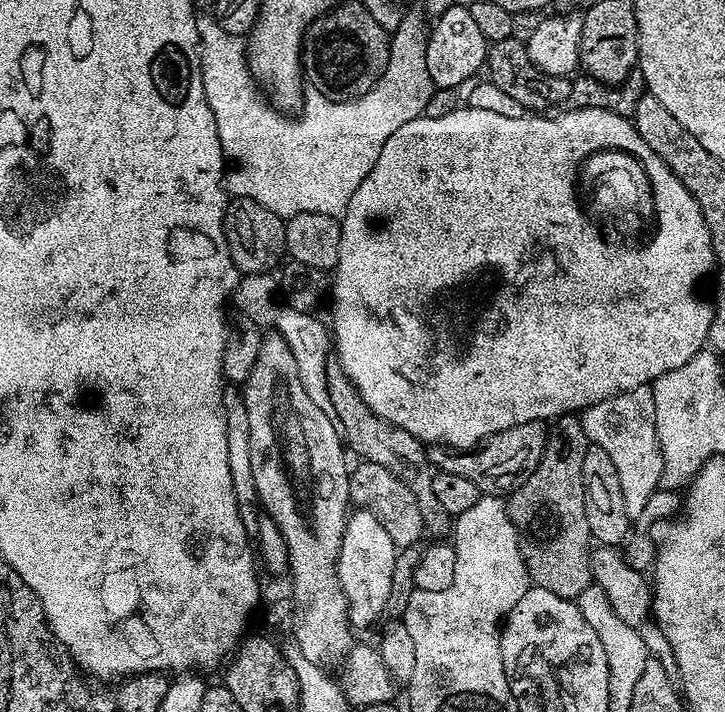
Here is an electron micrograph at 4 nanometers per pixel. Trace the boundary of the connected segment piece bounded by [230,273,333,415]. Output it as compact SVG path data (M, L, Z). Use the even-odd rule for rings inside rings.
M260 273L241 275L235 290L231 295L232 304L239 313L242 313L250 320L253 320L258 327L273 330L277 335L284 337L284 341L290 346L291 353L298 366L298 376L305 387L306 394L313 399L314 404L328 415L332 415L333 403L330 402L328 388L328 370L330 362L330 351L332 339L329 327L316 318L315 313L294 310L288 305L278 302L276 289L278 280L271 273ZM277 300L277 304L276 304Z

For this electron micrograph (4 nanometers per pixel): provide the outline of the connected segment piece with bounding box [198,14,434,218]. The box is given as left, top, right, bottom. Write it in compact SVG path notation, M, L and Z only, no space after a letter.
M405 15L398 30L391 33L390 58L386 62L386 70L366 94L353 100L331 100L319 94L305 95L299 113L301 116L297 120L291 120L288 117L291 115L269 103L253 80L248 69L245 41L222 30L219 19L211 19L201 19L198 23L200 69L206 102L218 126L218 142L222 146L226 165L224 183L227 191L233 197L241 196L258 202L276 216L287 218L309 212L343 217L346 206L350 206L350 198L354 198L354 190L358 190L358 186L362 186L362 178L374 170L378 154L382 154L382 146L386 146L386 138L390 138L398 126L406 126L406 122L422 116L426 102L430 102L434 85L430 70L426 70L429 29L426 24L424 28L423 18Z

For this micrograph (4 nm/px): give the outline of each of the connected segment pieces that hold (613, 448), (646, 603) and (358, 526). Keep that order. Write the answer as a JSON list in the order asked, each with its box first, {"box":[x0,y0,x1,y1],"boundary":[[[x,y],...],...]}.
[{"box":[579,387,663,522],"boundary":[[[651,387],[626,390],[617,396],[606,398],[579,413],[582,430],[589,444],[597,444],[614,462],[618,470],[618,482],[622,486],[622,503],[626,505],[629,521],[634,522],[650,494],[660,487],[663,472],[662,450],[659,448],[658,430],[655,429],[655,402]]]},{"box":[592,546,679,682],"boundary":[[[600,546],[592,554],[592,578],[598,587],[606,590],[606,598],[610,598],[610,606],[614,606],[614,614],[618,614],[618,618],[622,618],[626,626],[634,626],[638,634],[642,634],[642,642],[646,642],[649,657],[656,660],[658,666],[662,666],[662,670],[666,670],[666,674],[673,682],[679,681],[678,662],[674,662],[674,646],[670,646],[659,624],[650,622],[654,613],[649,577],[643,572],[634,570],[634,566],[630,566],[630,562],[619,547]]]},{"box":[336,508,398,629],"boundary":[[[356,508],[344,524],[342,546],[338,554],[336,569],[338,582],[346,594],[348,623],[353,629],[368,628],[383,617],[386,597],[390,594],[390,578],[394,578],[394,562],[398,549],[390,542],[390,534],[382,522],[374,518],[365,508]]]}]

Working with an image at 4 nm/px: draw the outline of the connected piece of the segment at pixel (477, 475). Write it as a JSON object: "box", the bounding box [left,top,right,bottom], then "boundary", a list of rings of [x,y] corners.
{"box":[428,420,548,494],"boundary":[[[535,420],[498,434],[490,434],[474,448],[467,450],[449,450],[444,446],[428,448],[428,459],[439,471],[458,474],[478,486],[481,494],[508,494],[526,479],[538,466],[546,450],[548,428],[545,421]]]}

